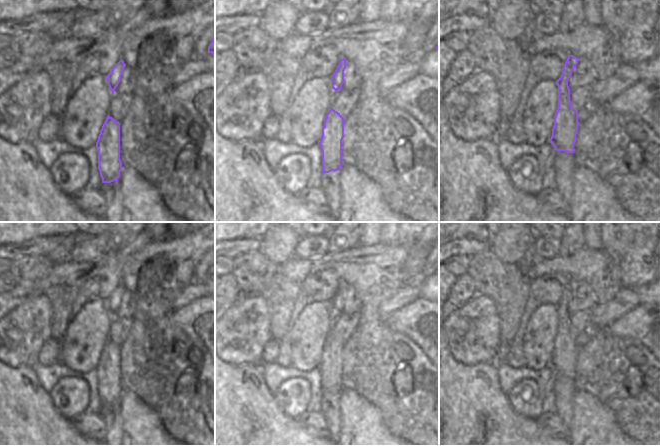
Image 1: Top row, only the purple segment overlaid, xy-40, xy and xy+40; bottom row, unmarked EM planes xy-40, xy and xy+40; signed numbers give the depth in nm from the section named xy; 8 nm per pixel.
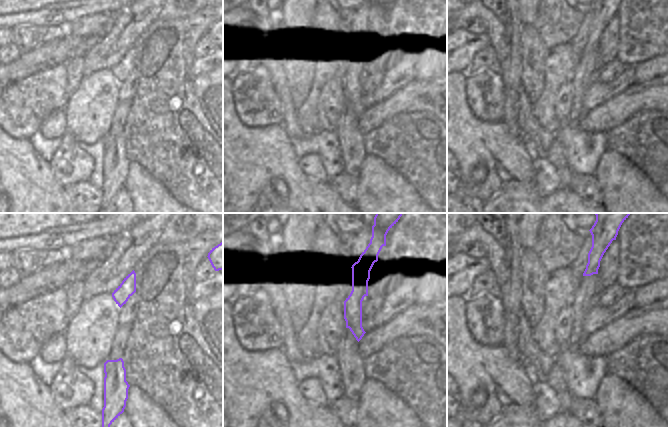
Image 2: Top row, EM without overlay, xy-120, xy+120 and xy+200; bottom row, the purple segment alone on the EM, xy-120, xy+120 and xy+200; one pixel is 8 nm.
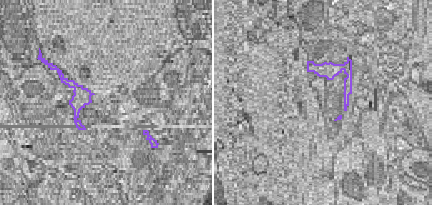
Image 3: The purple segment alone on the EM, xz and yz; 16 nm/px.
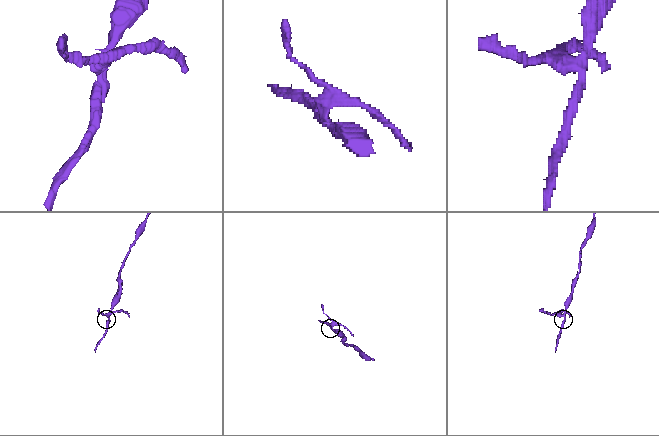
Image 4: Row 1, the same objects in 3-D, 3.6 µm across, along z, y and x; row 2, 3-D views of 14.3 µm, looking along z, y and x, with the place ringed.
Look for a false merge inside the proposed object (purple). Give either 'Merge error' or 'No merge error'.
Merge error

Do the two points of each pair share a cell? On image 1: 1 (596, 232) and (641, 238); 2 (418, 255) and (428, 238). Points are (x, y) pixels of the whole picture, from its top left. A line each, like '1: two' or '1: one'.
1: two
2: two

